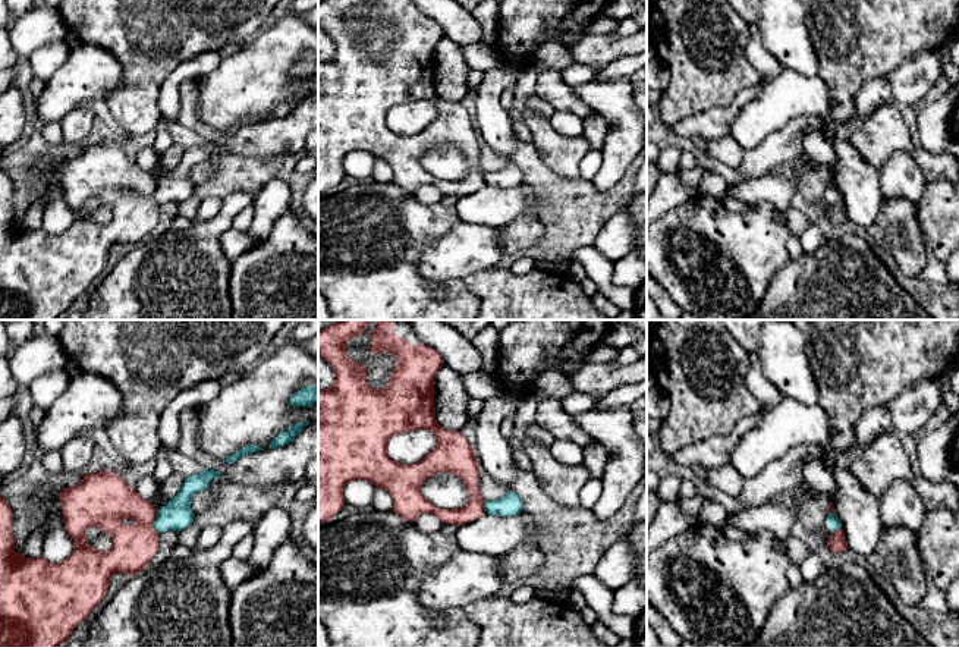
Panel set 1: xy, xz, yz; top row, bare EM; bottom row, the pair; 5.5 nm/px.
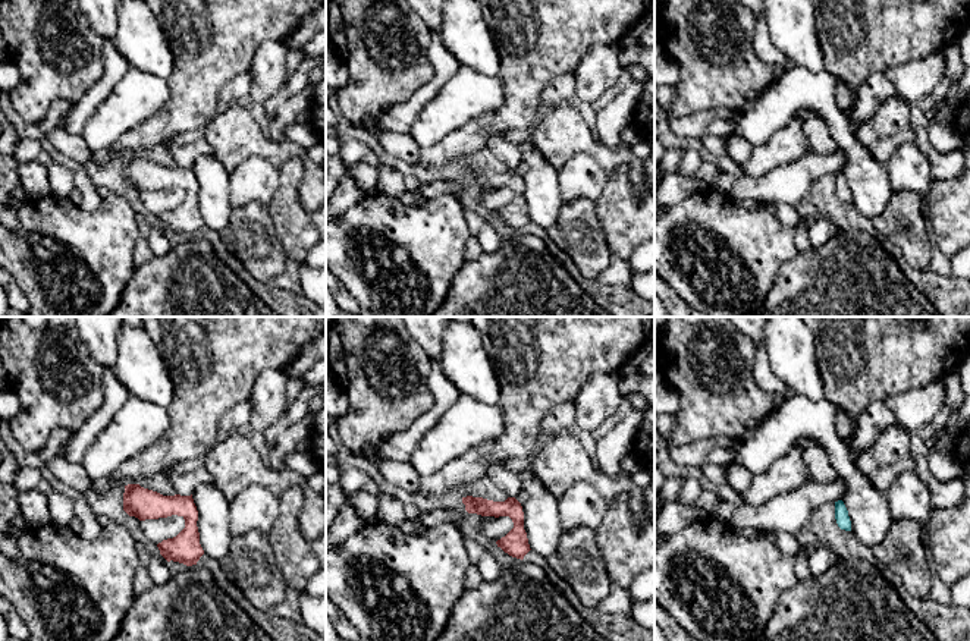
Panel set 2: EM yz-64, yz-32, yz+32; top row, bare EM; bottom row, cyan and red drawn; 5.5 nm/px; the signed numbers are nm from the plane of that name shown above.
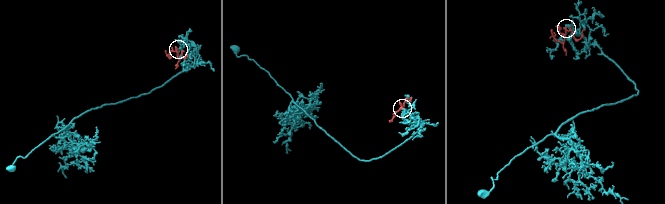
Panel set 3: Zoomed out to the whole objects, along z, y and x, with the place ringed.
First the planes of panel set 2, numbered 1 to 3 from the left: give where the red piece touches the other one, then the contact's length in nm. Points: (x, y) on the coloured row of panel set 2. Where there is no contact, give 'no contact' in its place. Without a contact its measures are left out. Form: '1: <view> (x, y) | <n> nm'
1: no contact
2: no contact
3: no contact

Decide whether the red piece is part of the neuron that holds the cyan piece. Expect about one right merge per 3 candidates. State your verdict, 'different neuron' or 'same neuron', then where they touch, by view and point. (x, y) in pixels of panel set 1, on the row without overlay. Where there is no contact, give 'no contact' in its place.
different neuron; contact xy (154, 195)

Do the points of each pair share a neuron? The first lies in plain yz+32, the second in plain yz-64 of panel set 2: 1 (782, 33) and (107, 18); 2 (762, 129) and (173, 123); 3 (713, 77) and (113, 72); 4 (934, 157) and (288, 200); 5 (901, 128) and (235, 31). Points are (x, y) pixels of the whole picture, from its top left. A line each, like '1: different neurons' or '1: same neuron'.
1: different neurons
2: different neurons
3: different neurons
4: different neurons
5: different neurons

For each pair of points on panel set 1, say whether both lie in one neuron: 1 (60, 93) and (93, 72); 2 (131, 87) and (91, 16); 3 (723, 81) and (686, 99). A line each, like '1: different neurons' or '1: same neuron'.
1: same neuron
2: same neuron
3: same neuron

